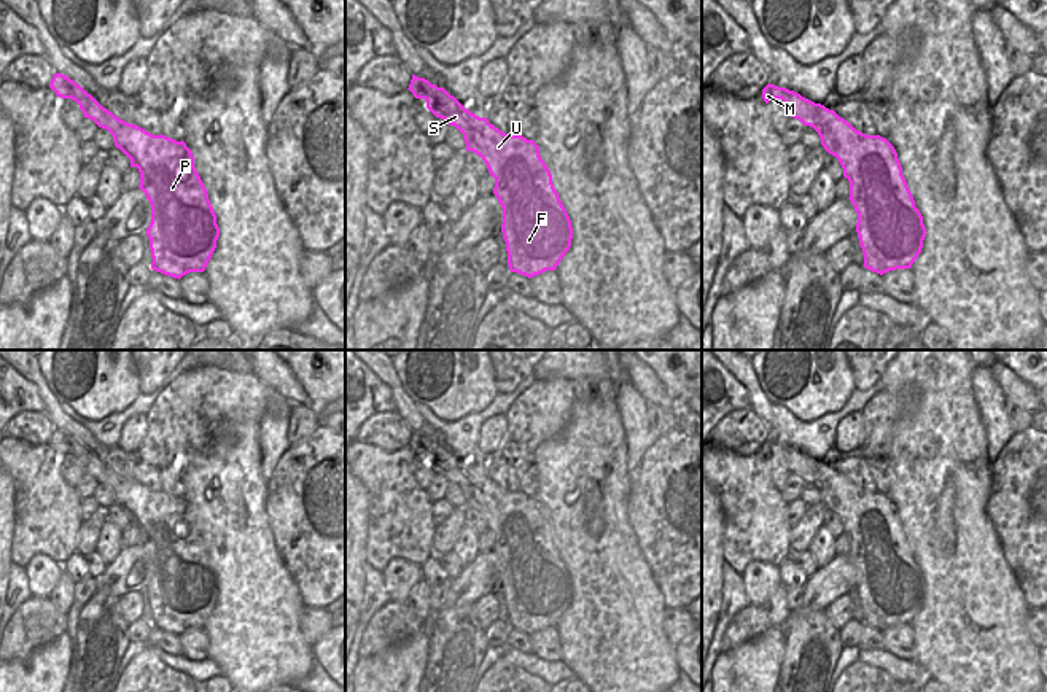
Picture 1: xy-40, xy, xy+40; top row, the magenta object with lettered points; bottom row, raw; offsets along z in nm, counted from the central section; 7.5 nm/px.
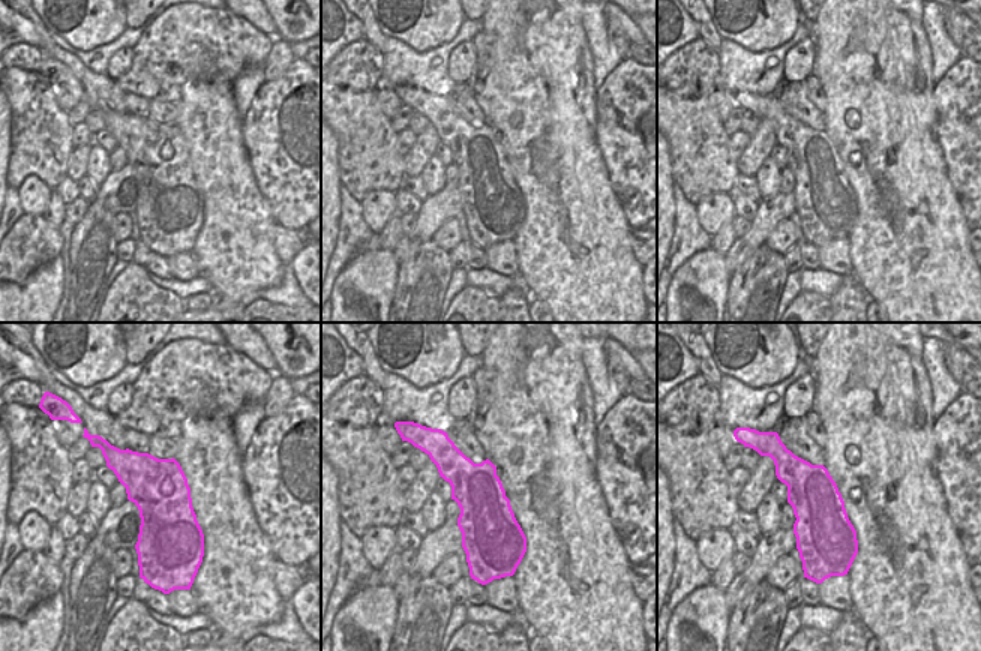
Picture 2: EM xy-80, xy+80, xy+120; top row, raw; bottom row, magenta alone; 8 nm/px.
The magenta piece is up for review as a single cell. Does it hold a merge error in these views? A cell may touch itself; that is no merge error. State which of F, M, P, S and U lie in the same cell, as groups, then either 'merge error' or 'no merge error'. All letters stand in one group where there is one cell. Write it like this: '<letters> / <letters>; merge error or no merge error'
F M P S U; no merge error

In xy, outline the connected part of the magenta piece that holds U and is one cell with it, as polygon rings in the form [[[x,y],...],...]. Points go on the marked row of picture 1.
[[[412,75],[407,89],[415,99],[425,99],[436,118],[463,134],[466,151],[481,156],[495,178],[509,270],[528,278],[555,270],[571,247],[573,227],[539,146],[520,134],[501,132],[425,78]]]

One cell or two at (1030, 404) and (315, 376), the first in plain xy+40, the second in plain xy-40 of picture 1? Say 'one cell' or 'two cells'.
two cells

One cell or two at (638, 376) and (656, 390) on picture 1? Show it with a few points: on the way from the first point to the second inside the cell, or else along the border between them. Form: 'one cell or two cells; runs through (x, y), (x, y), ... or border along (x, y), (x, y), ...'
one cell; runs through (643, 380), (651, 388)

